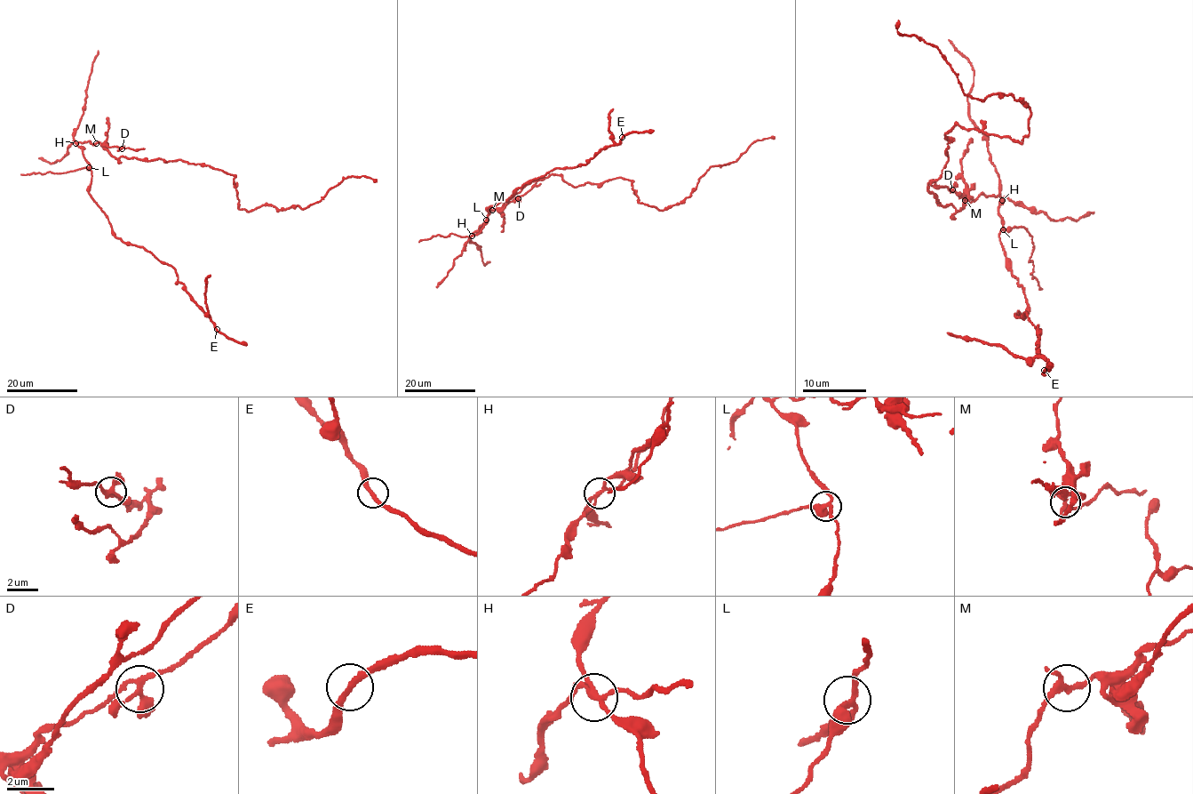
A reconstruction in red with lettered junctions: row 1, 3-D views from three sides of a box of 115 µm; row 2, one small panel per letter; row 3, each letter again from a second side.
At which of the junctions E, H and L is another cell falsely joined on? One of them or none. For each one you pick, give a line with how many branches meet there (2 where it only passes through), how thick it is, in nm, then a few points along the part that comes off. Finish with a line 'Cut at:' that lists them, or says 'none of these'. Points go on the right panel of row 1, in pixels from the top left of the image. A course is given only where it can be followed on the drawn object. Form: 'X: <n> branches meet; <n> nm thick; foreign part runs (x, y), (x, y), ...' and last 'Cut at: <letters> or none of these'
H: 4 branches meet; 200 nm thick; foreign part runs (1002, 199), (964, 196), (958, 211), (927, 182), (954, 124), (1023, 141), (1029, 107), (974, 99), (898, 24)
Cut at: H

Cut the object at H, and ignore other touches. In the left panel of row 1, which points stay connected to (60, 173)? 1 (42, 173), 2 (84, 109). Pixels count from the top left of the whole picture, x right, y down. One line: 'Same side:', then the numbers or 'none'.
Same side: 1, 2

